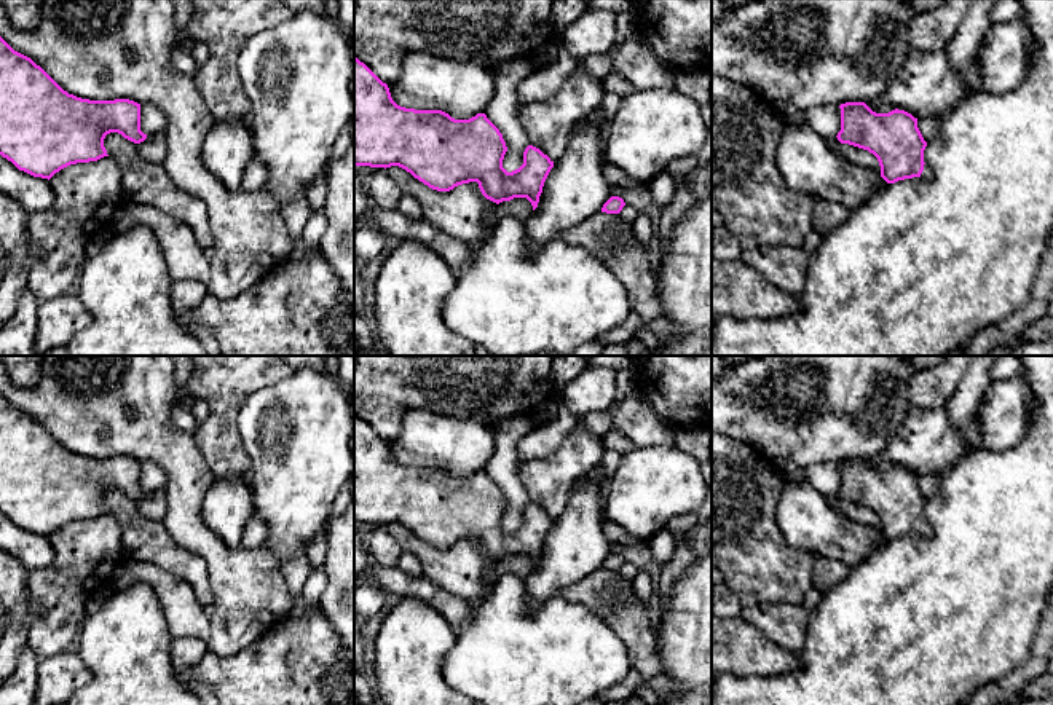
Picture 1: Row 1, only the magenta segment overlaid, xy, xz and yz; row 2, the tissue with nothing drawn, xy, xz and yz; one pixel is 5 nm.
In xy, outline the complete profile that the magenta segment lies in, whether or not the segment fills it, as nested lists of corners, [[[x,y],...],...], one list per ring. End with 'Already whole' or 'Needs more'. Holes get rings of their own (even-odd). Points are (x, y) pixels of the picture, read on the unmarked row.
[[[0,394],[0,512],[19,528],[51,536],[61,526],[107,512],[104,496],[118,490],[140,501],[140,461],[89,458],[64,448],[30,415]]]. Already whole

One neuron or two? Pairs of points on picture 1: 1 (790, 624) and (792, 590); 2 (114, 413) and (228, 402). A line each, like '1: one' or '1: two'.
1: two
2: two

